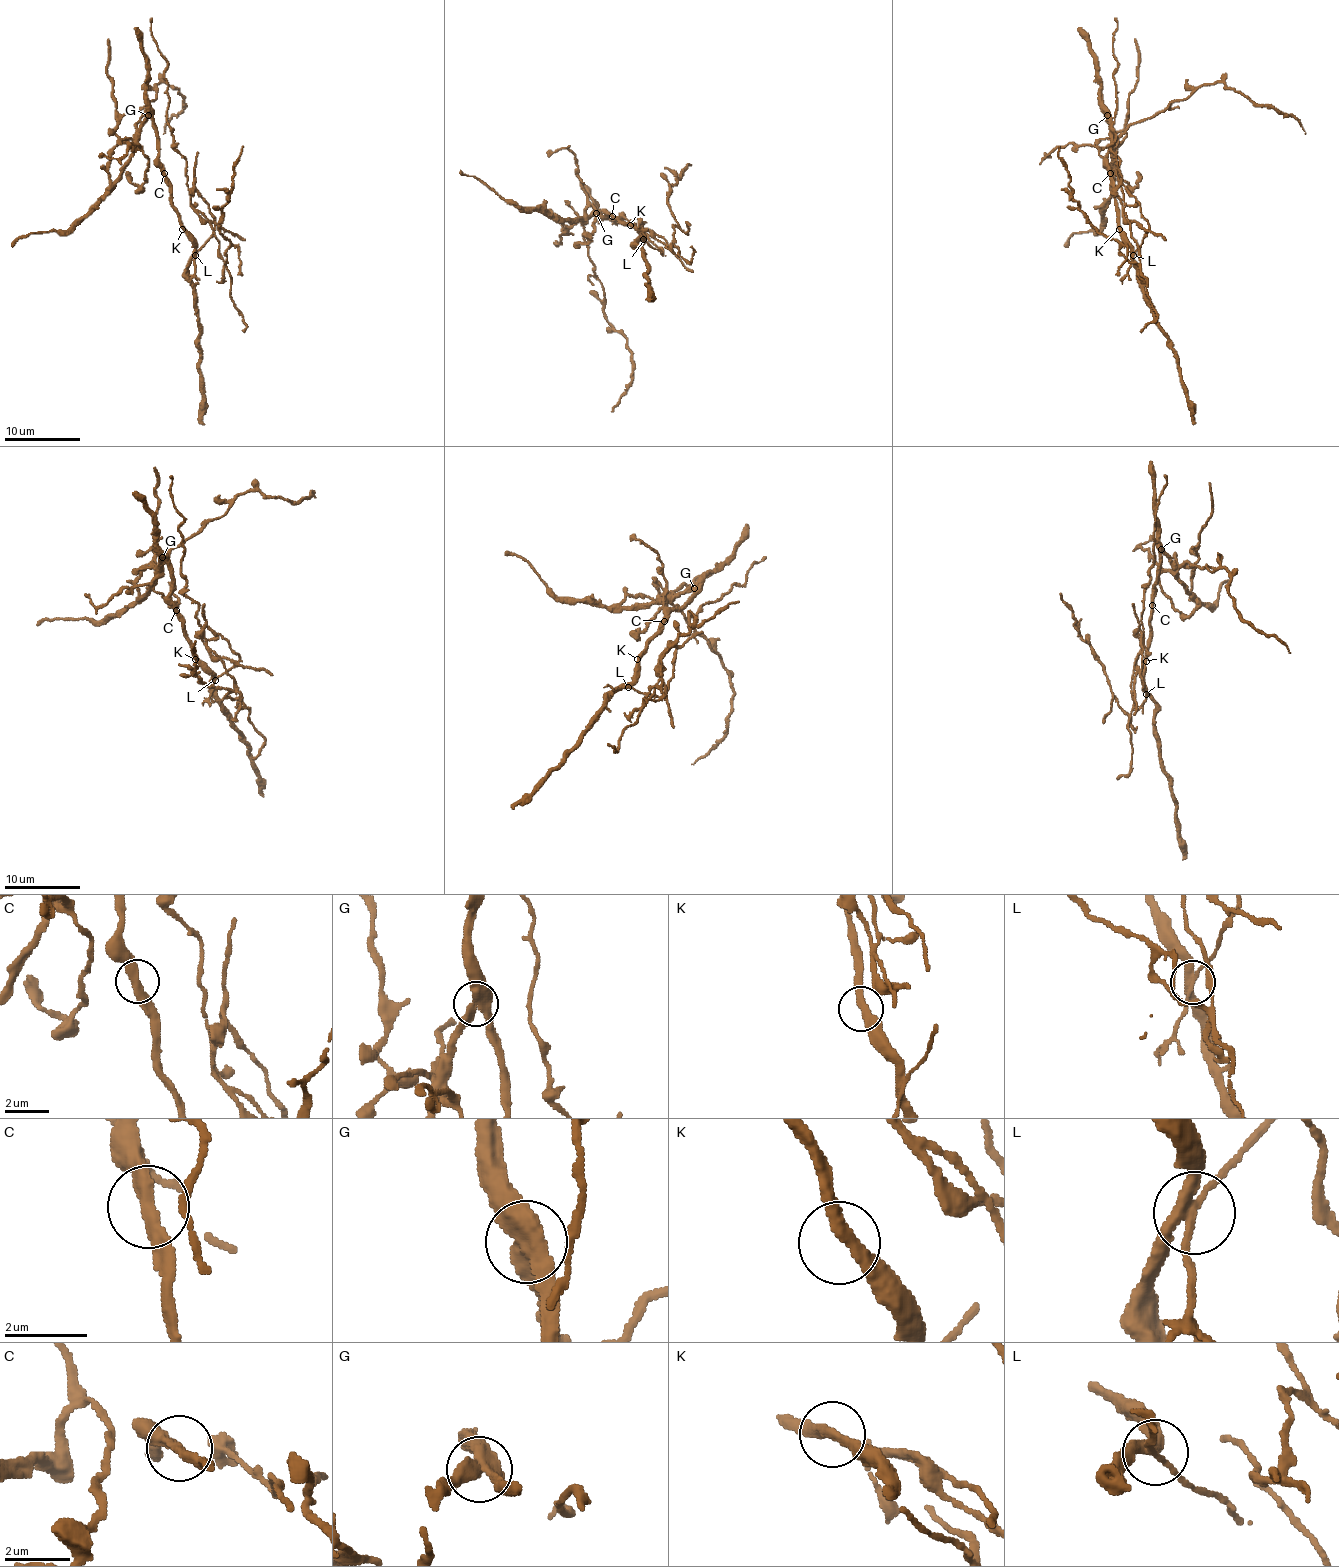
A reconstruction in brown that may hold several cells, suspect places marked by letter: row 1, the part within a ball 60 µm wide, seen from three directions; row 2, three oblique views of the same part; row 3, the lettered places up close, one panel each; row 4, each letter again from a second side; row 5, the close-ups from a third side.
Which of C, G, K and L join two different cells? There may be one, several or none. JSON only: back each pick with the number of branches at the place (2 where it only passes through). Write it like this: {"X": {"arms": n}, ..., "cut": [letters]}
{"G": {"arms": 3}, "L": {"arms": 4}, "cut": ["G", "L"]}

